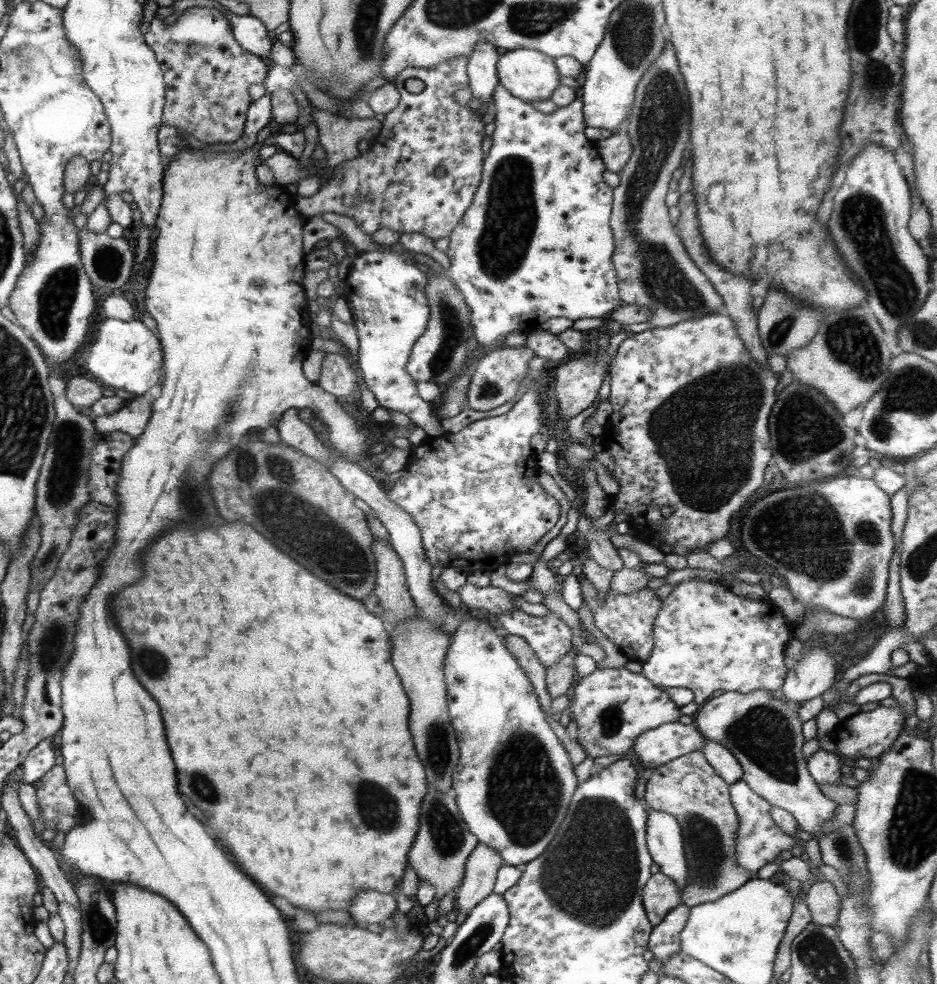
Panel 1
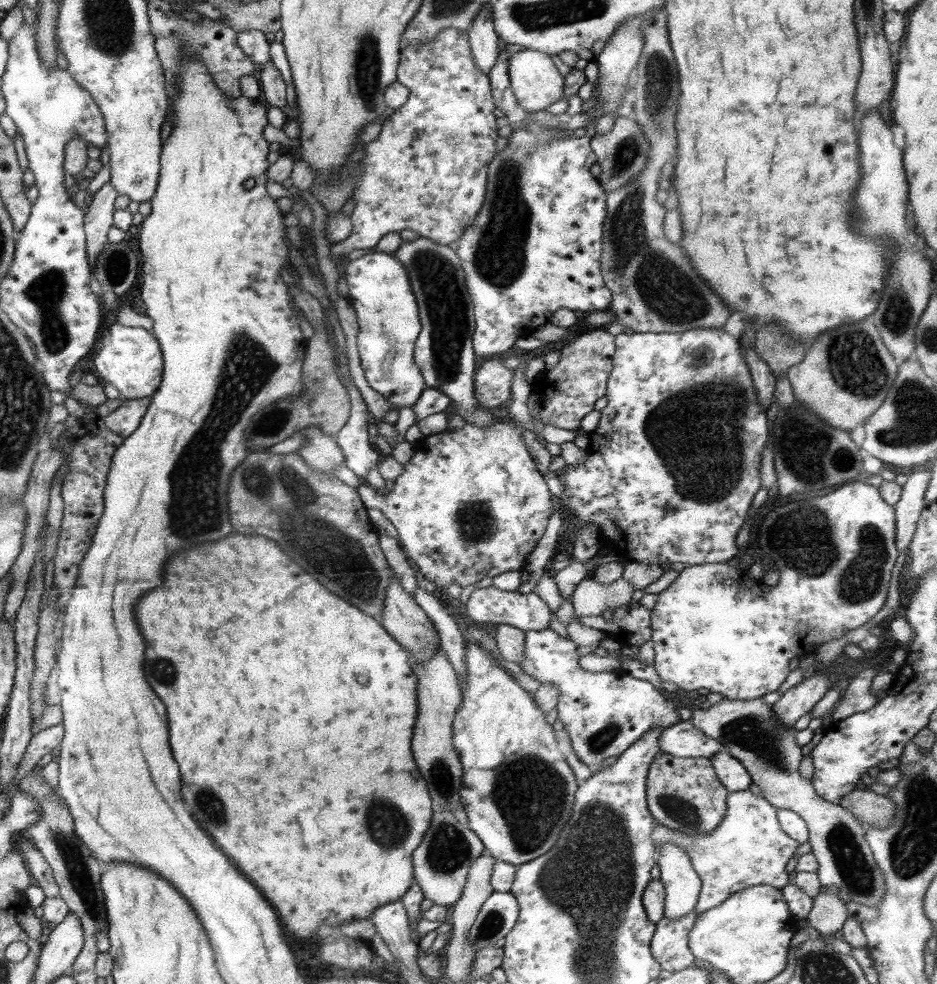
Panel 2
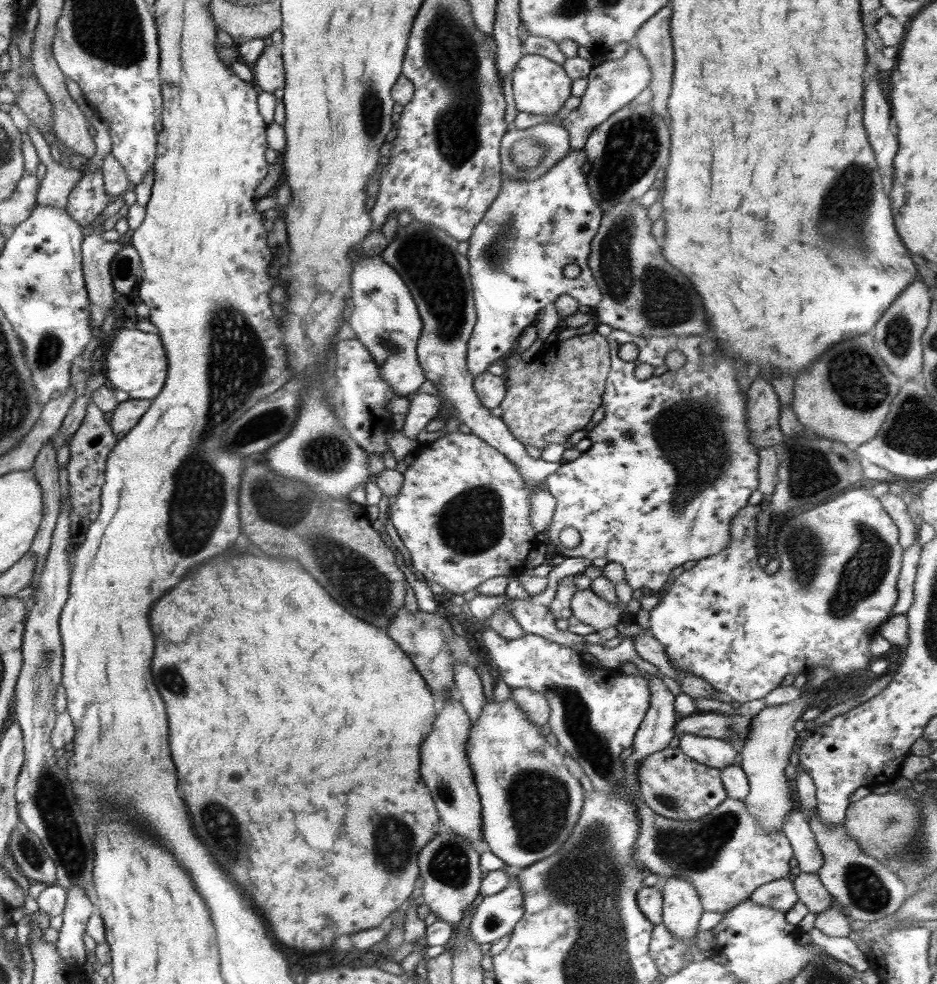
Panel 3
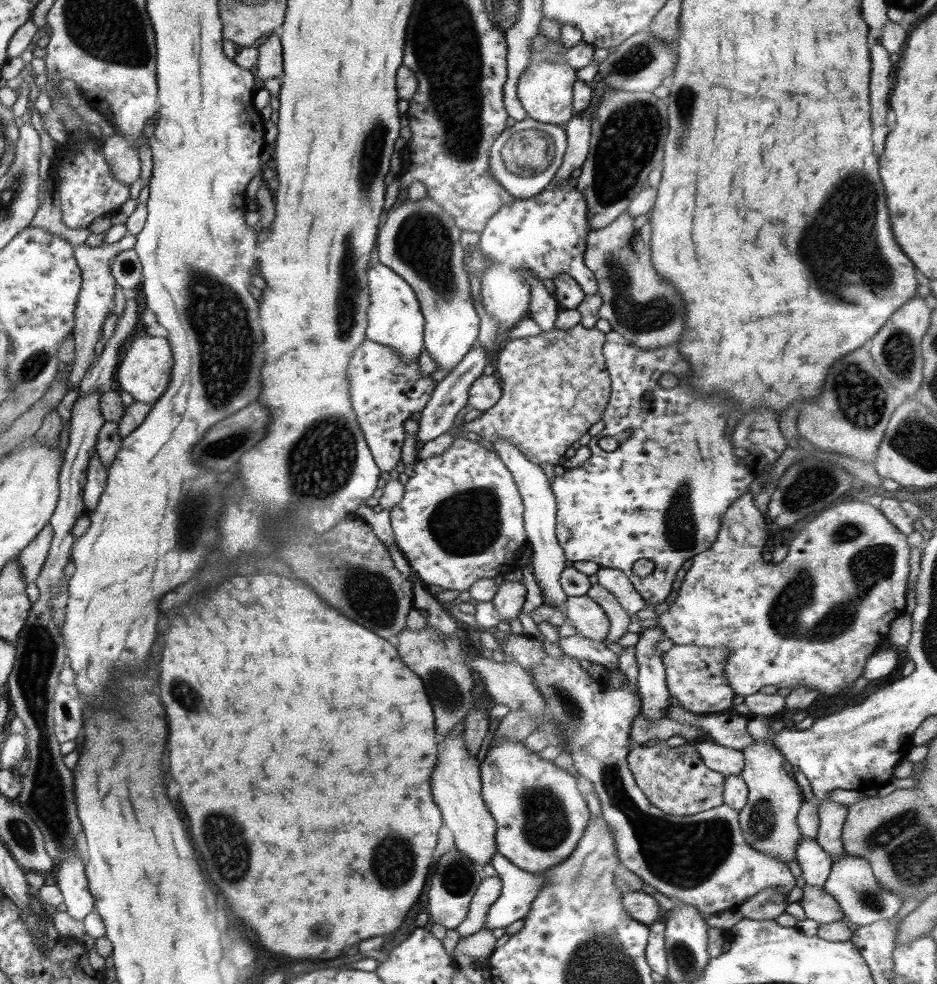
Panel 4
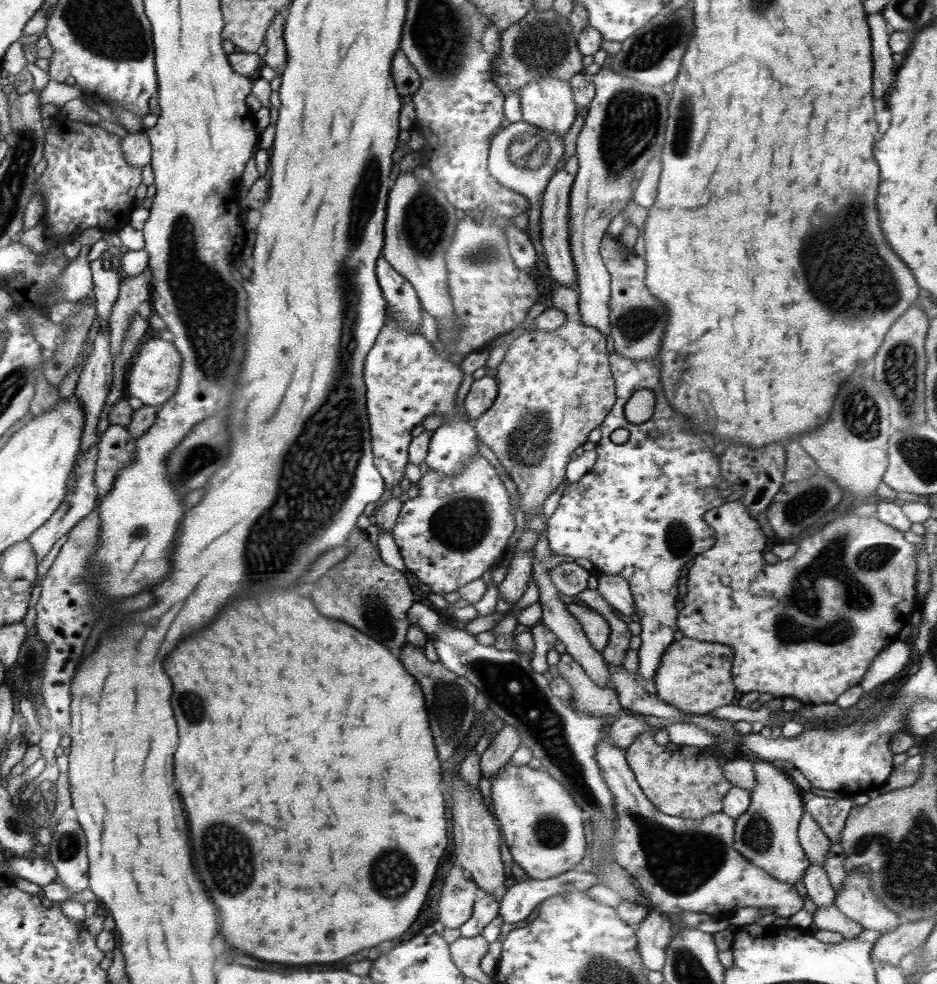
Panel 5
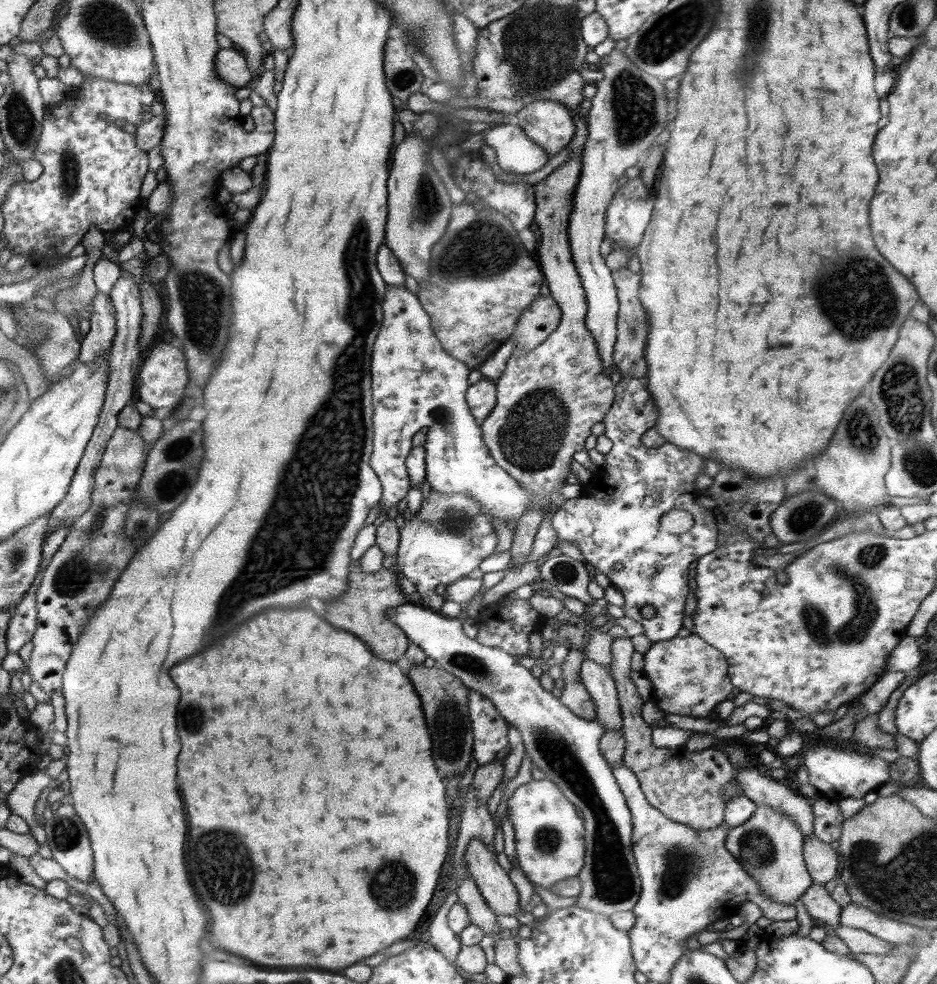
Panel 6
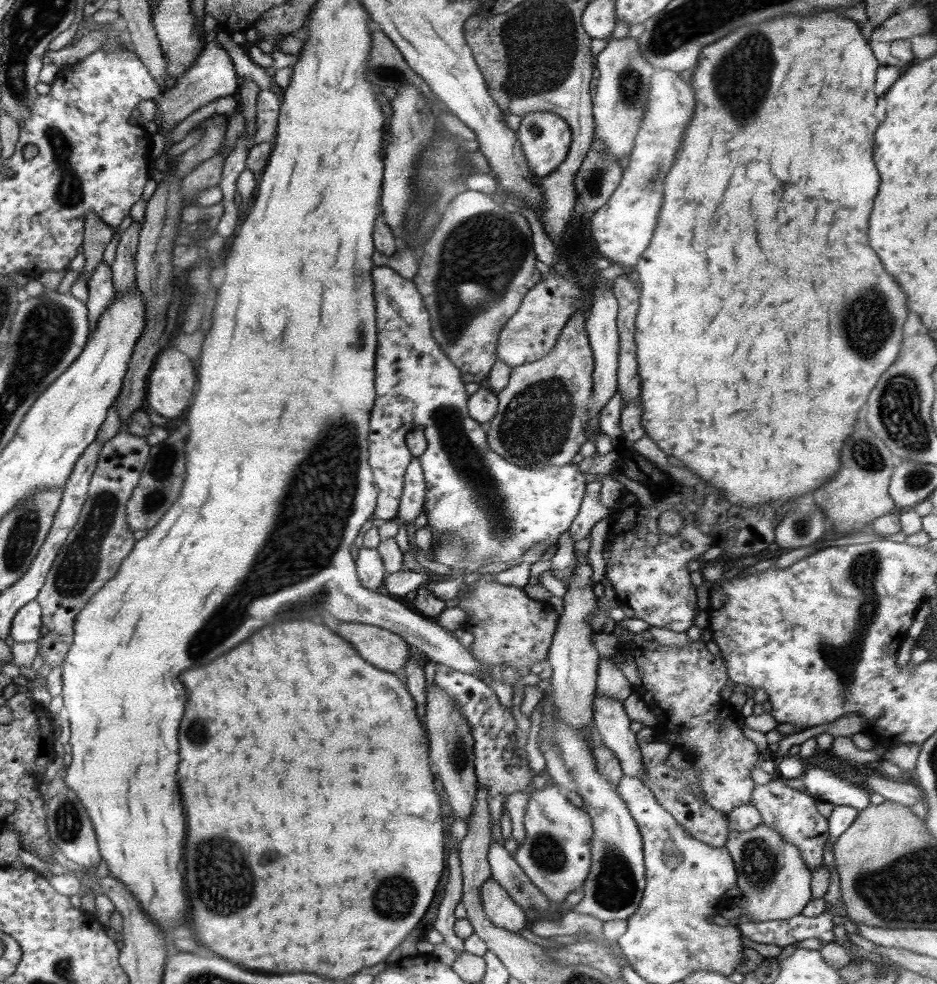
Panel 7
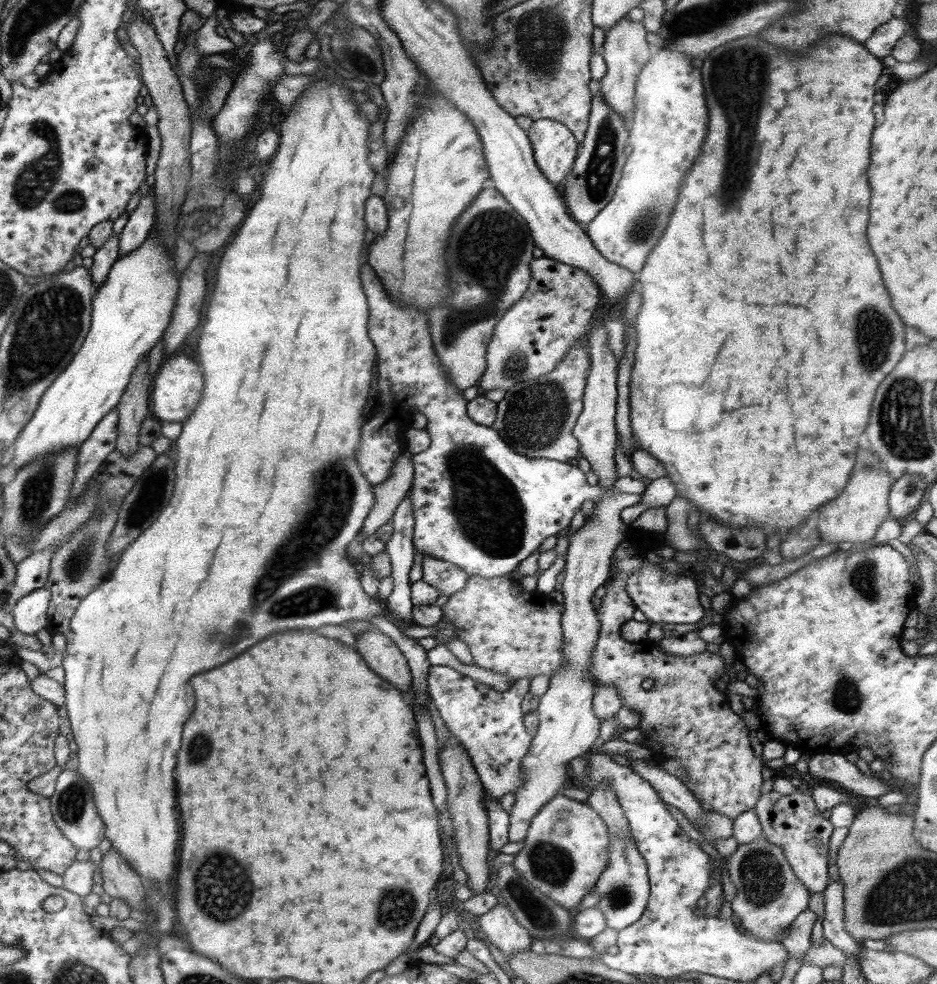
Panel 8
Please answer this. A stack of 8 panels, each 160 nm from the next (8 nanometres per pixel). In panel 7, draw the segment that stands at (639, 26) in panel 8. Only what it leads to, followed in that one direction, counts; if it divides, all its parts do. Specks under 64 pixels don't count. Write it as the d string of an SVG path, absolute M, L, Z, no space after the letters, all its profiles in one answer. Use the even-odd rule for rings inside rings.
M624 37L610 39L606 47L595 58L596 96L592 97L593 116L595 122L595 139L605 144L605 151L609 157L617 161L631 154L635 136L644 120L646 105L649 99L650 77L655 68L642 56L637 39Z

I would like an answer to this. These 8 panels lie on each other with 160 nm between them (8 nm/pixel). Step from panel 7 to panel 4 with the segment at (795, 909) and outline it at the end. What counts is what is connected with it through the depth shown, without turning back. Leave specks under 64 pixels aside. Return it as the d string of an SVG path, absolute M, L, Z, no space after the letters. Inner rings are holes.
M752 716L747 721L747 733L755 742L742 750L744 766L740 775L745 780L749 793L747 804L739 811L739 824L746 843L752 849L779 858L789 865L790 862L794 862L794 851L800 843L801 833L797 815L804 797L795 777L790 776L782 767L787 760L773 745L776 734L770 730L773 720L771 716Z

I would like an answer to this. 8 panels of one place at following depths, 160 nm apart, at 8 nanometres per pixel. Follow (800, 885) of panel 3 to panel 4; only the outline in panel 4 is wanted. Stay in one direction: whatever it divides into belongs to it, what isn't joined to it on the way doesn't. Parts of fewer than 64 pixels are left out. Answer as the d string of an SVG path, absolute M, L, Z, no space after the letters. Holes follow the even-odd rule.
M805 884L802 890L802 908L806 918L818 923L838 922L845 920L841 906L826 892L824 888L812 887Z

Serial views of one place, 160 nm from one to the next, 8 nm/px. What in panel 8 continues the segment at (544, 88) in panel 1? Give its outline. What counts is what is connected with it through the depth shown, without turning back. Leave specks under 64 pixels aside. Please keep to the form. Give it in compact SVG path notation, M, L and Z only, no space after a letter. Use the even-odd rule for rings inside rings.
M546 118L534 121L526 132L538 168L558 186L572 170L579 151L578 141L569 128Z

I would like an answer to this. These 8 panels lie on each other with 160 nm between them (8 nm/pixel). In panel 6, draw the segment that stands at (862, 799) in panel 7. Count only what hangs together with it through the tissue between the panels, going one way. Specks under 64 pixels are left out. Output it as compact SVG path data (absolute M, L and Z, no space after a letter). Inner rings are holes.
M815 746L808 748L801 756L809 772L809 783L818 795L840 801L844 798L864 798L865 794L891 781L890 762L873 755L873 751L858 746L842 749L834 746Z

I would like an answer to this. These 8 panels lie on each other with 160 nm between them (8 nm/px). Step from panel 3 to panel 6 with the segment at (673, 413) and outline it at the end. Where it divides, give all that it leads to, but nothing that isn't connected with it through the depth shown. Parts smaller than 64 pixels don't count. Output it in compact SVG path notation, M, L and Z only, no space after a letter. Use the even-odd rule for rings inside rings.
M647 375L642 378L622 376L615 386L614 402L603 420L604 434L613 442L610 452L604 456L606 466L594 474L587 474L581 496L567 499L561 509L551 517L557 534L555 552L562 541L574 543L585 560L601 570L611 584L620 589L626 600L623 607L625 616L640 622L644 627L644 634L652 643L674 638L680 628L688 624L685 615L690 588L688 568L694 560L717 549L719 531L713 510L696 503L696 499L705 494L704 490L694 486L696 476L706 470L702 457L669 442L660 447L648 448L640 441L642 434L655 426L657 416L658 411L648 393ZM672 509L687 510L693 516L693 525L684 534L666 533L661 527L660 517ZM614 564L623 564L624 567L616 571L612 569ZM644 606L653 606L656 615L652 618L642 617L640 610Z

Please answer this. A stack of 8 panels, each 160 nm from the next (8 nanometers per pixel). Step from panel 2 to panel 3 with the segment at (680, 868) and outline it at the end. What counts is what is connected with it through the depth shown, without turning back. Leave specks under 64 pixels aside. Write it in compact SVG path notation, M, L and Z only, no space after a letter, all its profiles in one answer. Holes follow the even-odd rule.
M668 877L663 894L662 924L672 933L672 937L682 939L690 944L698 930L699 920L703 913L703 906L696 889L690 882L680 877Z

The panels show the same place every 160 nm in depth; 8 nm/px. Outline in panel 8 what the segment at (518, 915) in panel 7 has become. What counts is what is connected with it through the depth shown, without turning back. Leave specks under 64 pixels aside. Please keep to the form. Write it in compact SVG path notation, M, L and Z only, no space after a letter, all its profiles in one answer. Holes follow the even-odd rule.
M498 903L478 917L479 926L492 943L506 957L531 949L533 938L513 917L507 905Z

